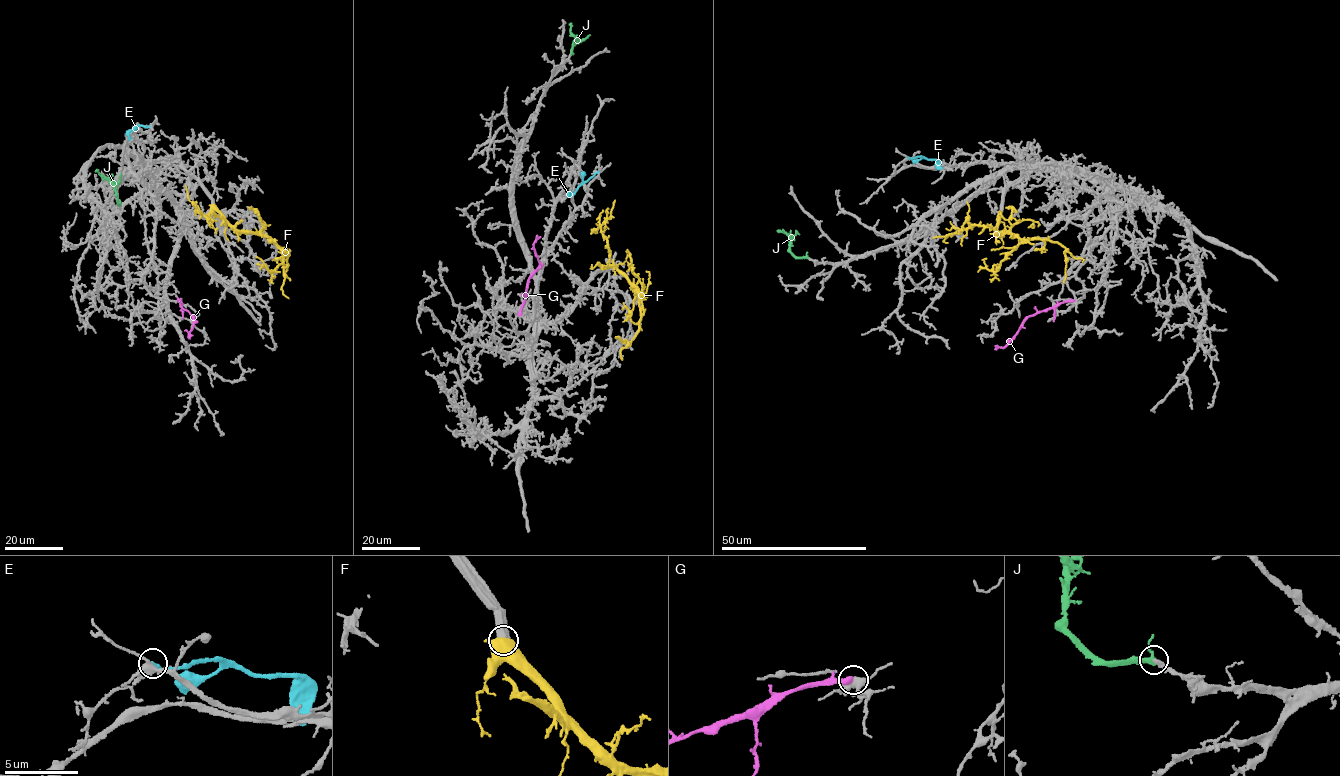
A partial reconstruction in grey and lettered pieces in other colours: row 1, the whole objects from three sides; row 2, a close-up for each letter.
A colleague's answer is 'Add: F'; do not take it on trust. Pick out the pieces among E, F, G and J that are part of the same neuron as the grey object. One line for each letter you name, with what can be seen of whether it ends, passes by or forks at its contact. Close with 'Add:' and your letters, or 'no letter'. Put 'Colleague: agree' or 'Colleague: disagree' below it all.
J: It passes by
Add: J
Colleague: disagree

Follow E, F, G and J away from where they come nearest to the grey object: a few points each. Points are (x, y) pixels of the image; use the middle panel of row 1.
E: (598, 171), (567, 196)
F: (602, 268), (613, 265), (637, 289), (639, 330), (629, 343), (616, 337), (619, 337)
G: (519, 315), (528, 280), (539, 266), (533, 245), (537, 235)
J: (571, 53), (577, 38), (570, 32), (571, 23)

